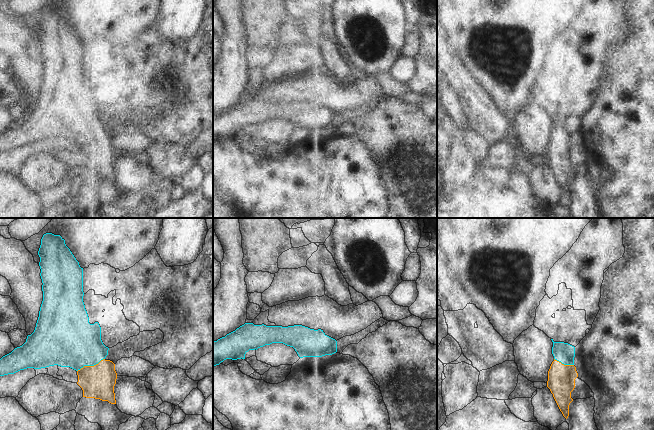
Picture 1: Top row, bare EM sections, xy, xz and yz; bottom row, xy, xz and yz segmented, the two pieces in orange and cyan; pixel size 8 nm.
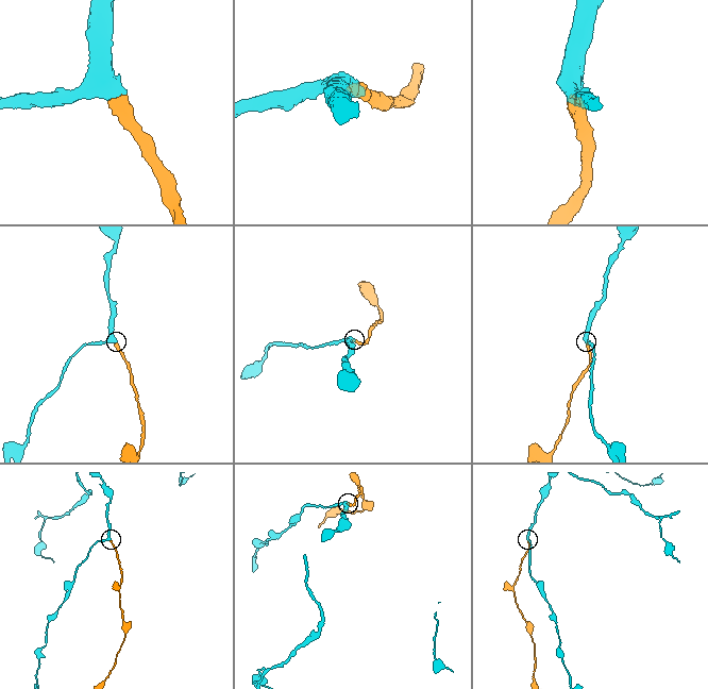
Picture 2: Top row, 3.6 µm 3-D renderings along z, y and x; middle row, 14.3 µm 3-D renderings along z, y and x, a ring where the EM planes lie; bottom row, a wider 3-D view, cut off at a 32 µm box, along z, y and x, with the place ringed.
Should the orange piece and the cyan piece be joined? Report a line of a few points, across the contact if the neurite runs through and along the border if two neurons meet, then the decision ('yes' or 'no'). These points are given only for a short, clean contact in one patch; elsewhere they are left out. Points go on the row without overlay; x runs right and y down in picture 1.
line xy (98, 157), (90, 142), (87, 132), (72, 117); yes

